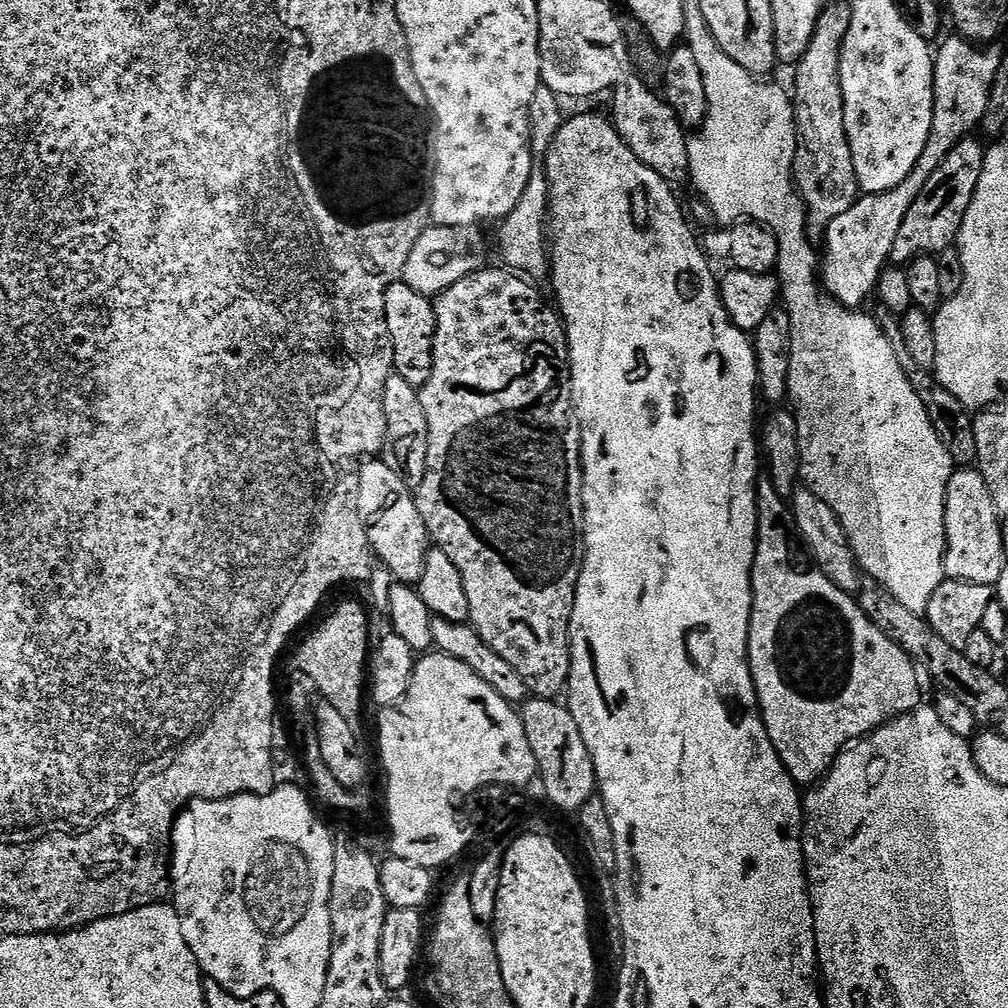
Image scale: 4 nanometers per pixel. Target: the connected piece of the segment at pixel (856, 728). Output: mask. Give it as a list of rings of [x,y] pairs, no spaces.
[[[764,478],[759,481],[756,489],[756,553],[752,563],[752,617],[748,627],[748,669],[752,672],[752,681],[756,687],[756,701],[760,704],[760,717],[768,731],[770,742],[784,764],[784,769],[792,775],[797,785],[815,785],[828,775],[828,769],[841,752],[845,751],[853,742],[859,742],[865,736],[873,733],[878,728],[912,712],[921,703],[920,680],[916,677],[917,665],[911,656],[900,647],[899,643],[891,640],[887,632],[883,632],[877,624],[870,619],[867,612],[859,603],[855,604],[853,597],[847,592],[838,590],[822,570],[814,566],[807,555],[800,553],[798,545],[792,541],[794,528],[790,523],[790,508],[785,497],[776,491],[771,479]]]

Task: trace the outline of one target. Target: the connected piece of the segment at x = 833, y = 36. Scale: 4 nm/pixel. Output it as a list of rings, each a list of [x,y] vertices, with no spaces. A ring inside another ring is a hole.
[[[829,3],[816,20],[814,34],[806,46],[803,56],[795,65],[796,92],[794,107],[796,110],[796,157],[792,167],[792,182],[800,194],[806,213],[806,227],[809,240],[816,242],[828,231],[828,224],[838,214],[846,214],[850,206],[861,195],[860,183],[854,174],[852,161],[852,143],[848,140],[848,121],[844,119],[844,95],[840,81],[840,51],[844,49],[844,39],[850,30],[852,9],[847,3]]]

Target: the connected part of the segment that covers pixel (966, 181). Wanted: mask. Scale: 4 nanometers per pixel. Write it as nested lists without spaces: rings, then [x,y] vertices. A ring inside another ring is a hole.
[[[976,138],[958,142],[954,150],[946,156],[946,162],[934,170],[930,182],[918,194],[918,202],[910,206],[910,214],[902,218],[902,226],[898,229],[898,238],[894,238],[891,263],[896,266],[907,266],[917,256],[936,256],[949,251],[955,245],[958,234],[962,230],[962,218],[966,218],[966,210],[970,210],[970,202],[974,198],[974,190],[978,190],[978,178],[982,178],[985,145],[980,145]]]

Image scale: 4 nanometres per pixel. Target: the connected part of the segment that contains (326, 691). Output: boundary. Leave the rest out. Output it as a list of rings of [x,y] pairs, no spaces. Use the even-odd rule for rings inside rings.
[[[344,600],[308,637],[296,652],[295,667],[311,677],[318,693],[342,714],[352,729],[359,729],[360,707],[366,704],[366,669],[370,664],[369,609],[356,600]]]

